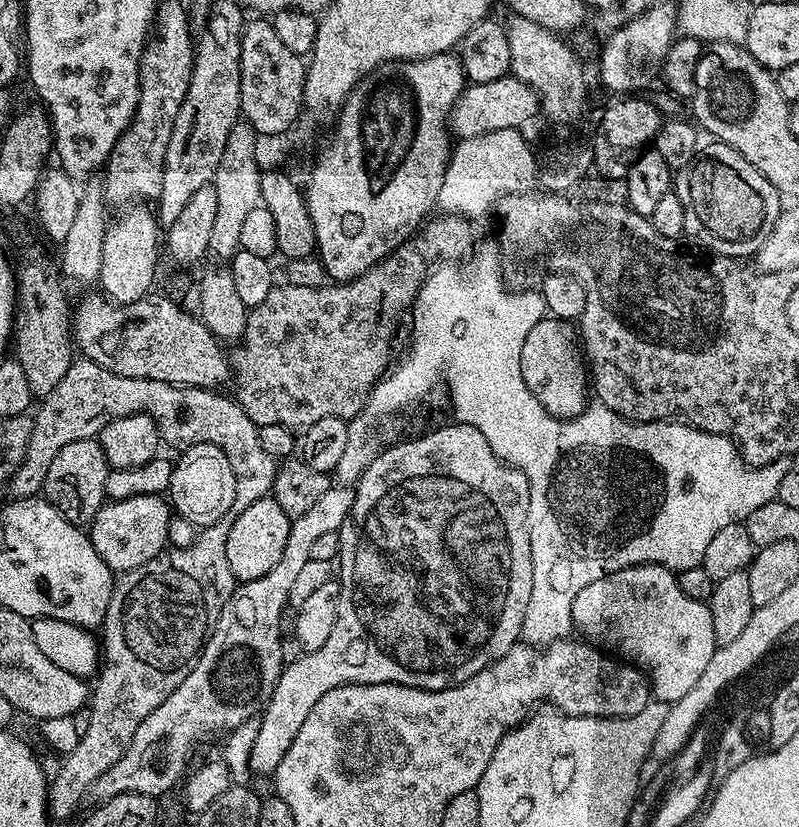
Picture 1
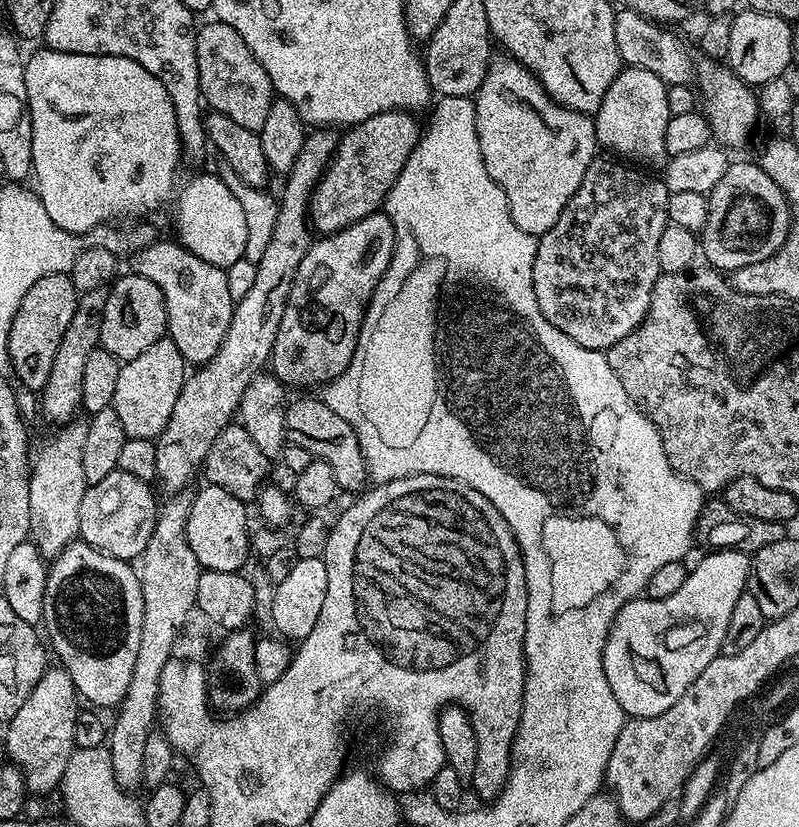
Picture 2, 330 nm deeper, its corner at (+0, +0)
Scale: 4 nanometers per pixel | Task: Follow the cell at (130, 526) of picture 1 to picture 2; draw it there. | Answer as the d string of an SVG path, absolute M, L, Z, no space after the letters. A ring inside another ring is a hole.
M119 470L106 474L102 482L88 485L84 489L82 510L78 510L79 539L119 560L135 561L142 550L146 550L150 534L154 534L158 499L154 488L152 493L152 488L149 481L139 480L134 478L134 474Z

